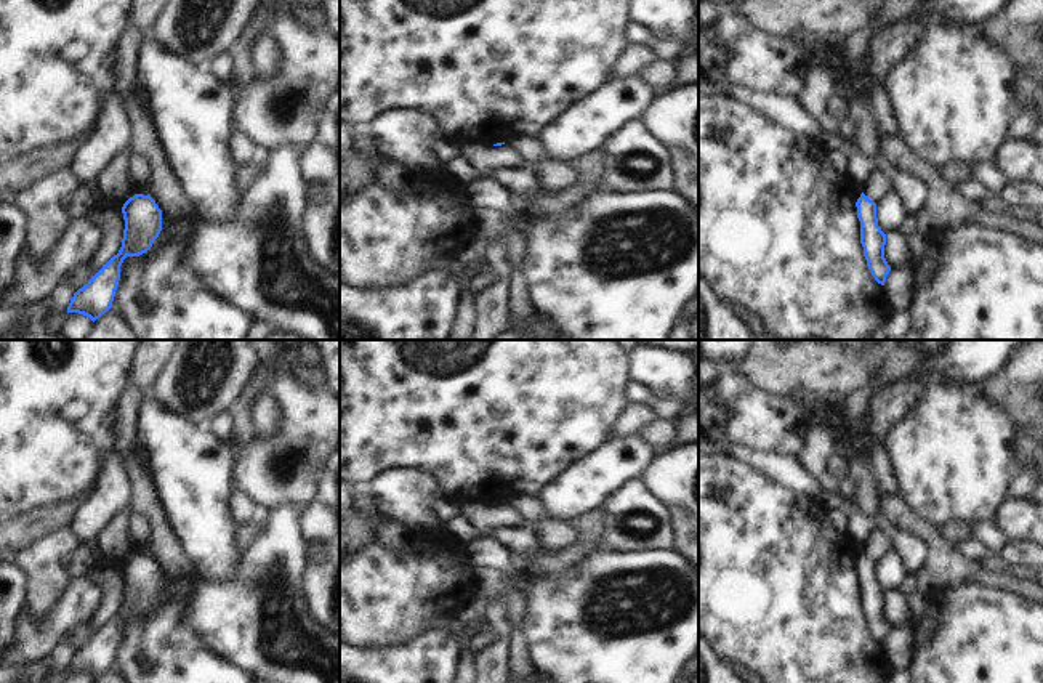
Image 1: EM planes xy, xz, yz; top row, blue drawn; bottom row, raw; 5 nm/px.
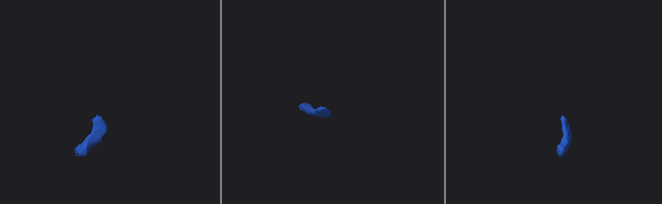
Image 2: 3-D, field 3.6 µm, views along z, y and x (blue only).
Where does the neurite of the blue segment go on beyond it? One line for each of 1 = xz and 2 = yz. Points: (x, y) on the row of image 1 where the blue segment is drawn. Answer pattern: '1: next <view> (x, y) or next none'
1: next none
2: next none

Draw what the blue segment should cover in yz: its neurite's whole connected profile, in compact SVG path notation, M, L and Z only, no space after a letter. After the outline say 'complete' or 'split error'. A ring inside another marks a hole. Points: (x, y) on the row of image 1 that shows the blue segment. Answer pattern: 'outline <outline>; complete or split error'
outline M862 192L856 207L860 221L860 244L864 247L867 266L875 281L884 285L891 266L884 258L886 234L878 226L876 204Z; complete

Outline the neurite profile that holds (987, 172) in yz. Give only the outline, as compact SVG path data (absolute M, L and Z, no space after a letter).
M993 160L977 162L971 172L973 176L981 180L992 192L1001 192L1008 184L1008 176L998 170Z

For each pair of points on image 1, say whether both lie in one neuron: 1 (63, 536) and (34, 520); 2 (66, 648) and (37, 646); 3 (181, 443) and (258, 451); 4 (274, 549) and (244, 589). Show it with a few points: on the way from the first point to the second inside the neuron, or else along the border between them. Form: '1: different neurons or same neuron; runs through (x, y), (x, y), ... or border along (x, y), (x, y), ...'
1: different neurons; border along (66, 526), (32, 539), (23, 550)
2: different neurons; border along (66, 632), (47, 656)
3: different neurons; border along (233, 448), (231, 483), (234, 486)
4: same neuron; runs through (274, 558), (253, 579)

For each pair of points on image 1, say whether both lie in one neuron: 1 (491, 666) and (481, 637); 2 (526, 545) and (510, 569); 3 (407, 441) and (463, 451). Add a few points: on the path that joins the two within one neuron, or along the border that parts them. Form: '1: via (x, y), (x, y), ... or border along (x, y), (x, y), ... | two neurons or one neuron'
1: border along (486, 622), (494, 634), (494, 640), (476, 653) | two neurons
2: border along (491, 534), (523, 566) | two neurons
3: via (422, 441), (449, 441) | one neuron

